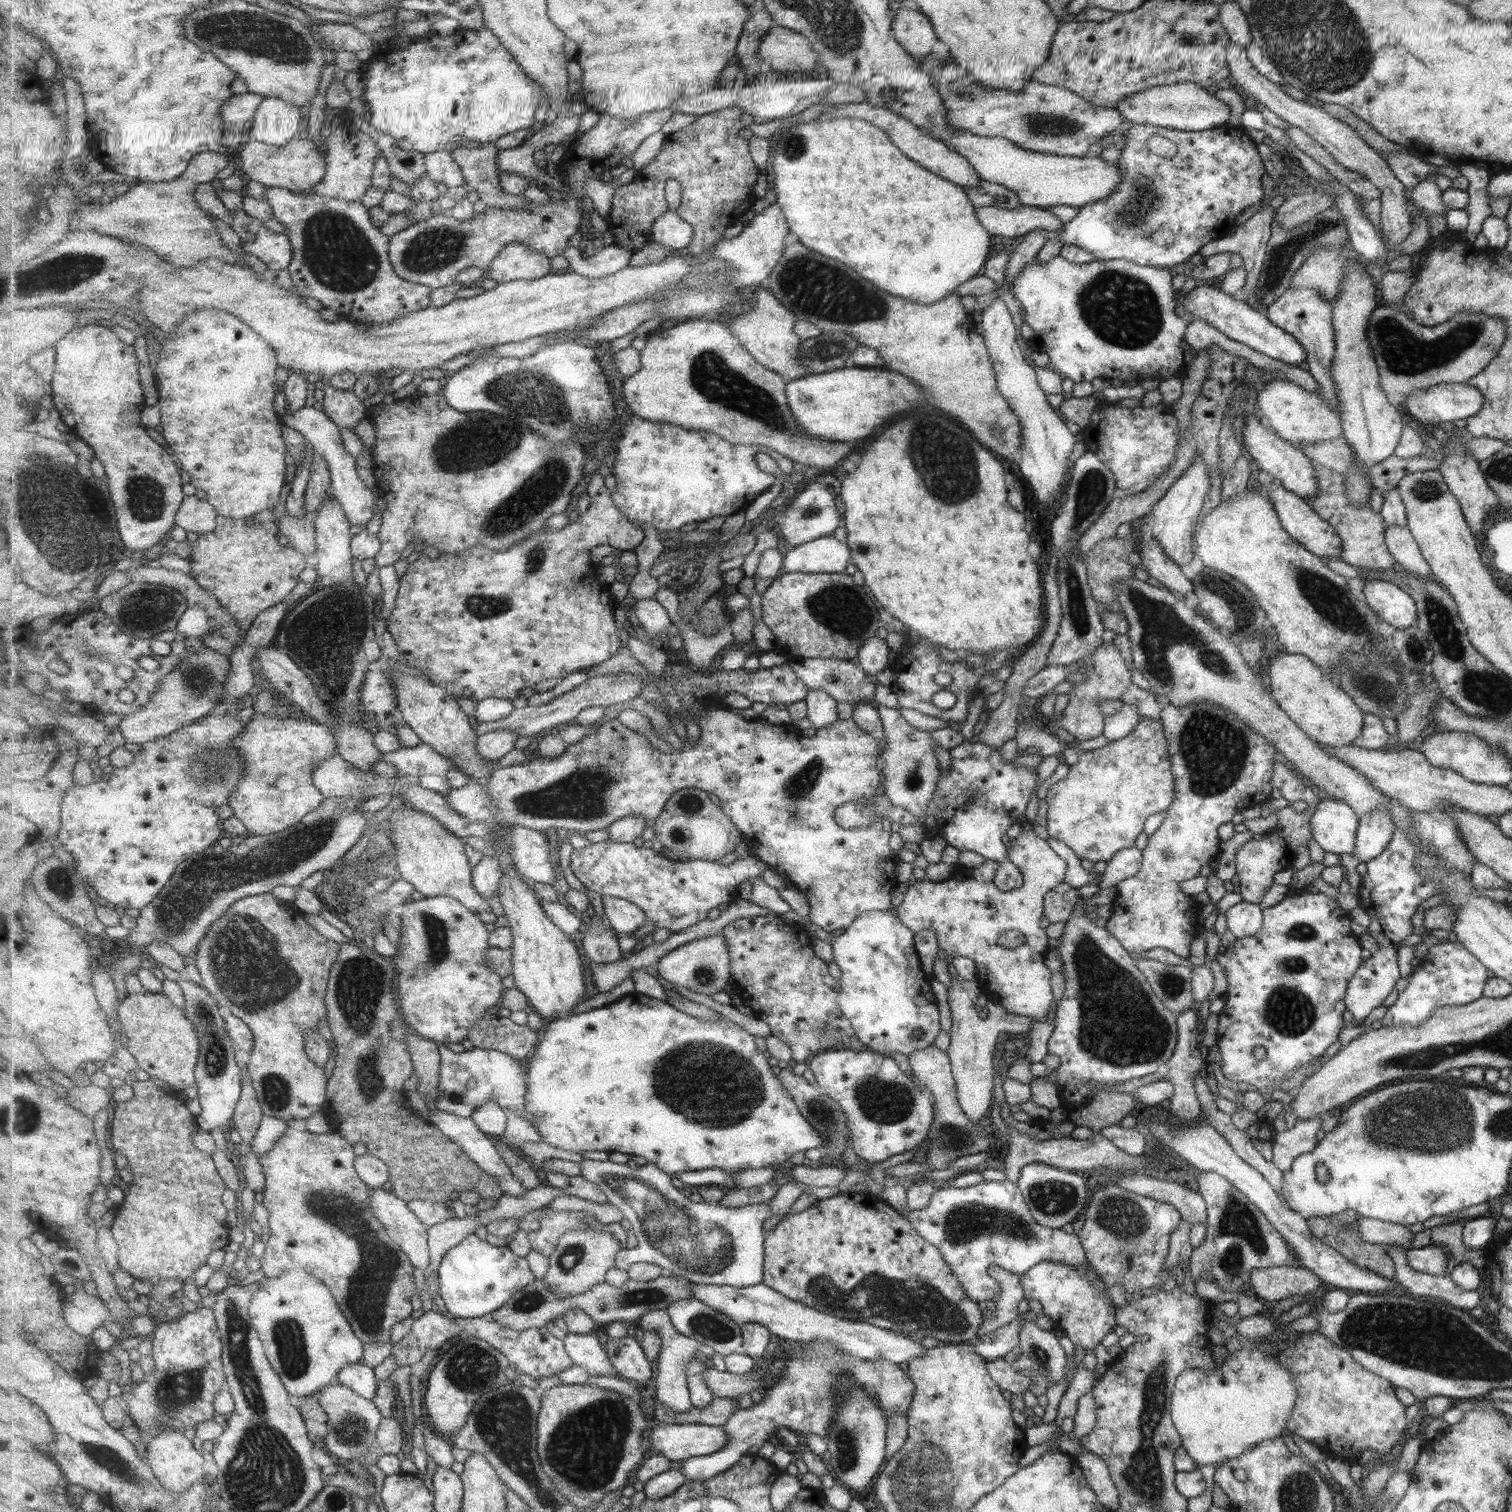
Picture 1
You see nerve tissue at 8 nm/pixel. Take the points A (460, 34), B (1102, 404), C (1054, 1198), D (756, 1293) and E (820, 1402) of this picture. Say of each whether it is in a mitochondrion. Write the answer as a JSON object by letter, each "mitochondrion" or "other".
{"A":"other","B":"other","C":"mitochondrion","D":"other","E":"mitochondrion"}

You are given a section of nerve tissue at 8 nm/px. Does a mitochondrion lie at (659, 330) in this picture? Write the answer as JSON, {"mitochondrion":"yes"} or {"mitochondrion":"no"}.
{"mitochondrion":"no"}

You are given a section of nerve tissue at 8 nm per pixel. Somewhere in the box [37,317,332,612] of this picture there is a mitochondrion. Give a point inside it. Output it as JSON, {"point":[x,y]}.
{"point":[144,498]}

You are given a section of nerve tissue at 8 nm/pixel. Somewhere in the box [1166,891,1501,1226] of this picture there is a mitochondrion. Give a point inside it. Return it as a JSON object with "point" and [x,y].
{"point":[1444,1115]}

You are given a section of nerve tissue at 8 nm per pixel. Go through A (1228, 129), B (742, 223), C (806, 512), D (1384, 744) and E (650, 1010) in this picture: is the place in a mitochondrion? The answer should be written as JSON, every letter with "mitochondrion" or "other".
{"A":"other","B":"other","C":"mitochondrion","D":"other","E":"other"}

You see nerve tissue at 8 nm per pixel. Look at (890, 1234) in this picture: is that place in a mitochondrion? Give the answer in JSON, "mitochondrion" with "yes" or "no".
{"mitochondrion":"no"}

